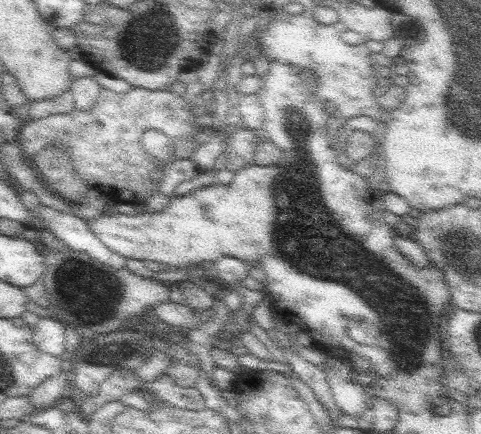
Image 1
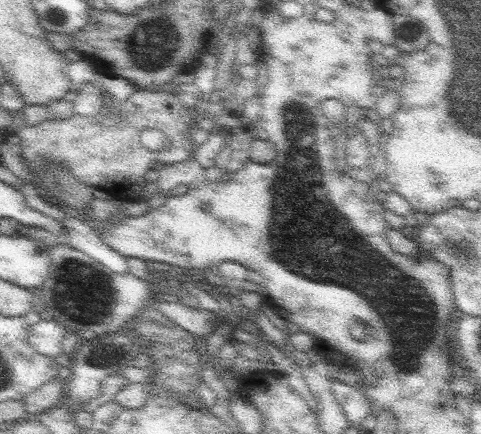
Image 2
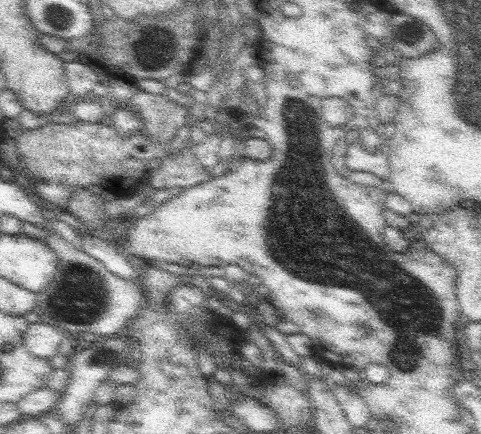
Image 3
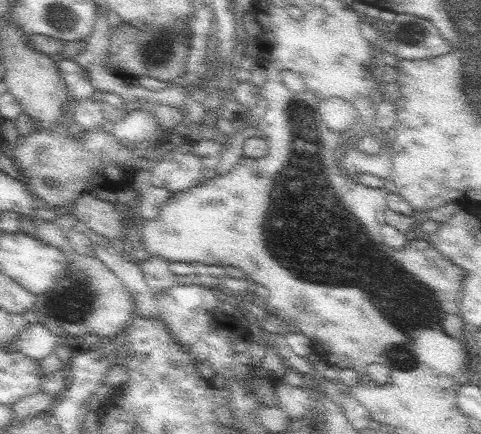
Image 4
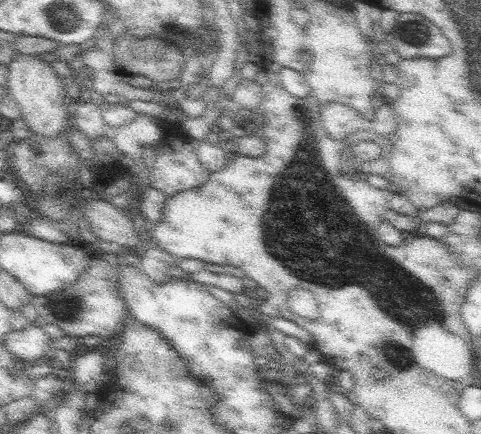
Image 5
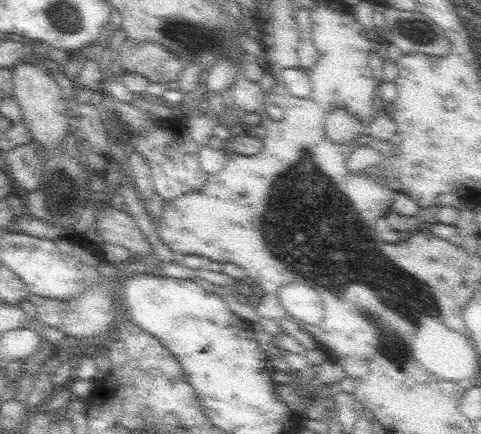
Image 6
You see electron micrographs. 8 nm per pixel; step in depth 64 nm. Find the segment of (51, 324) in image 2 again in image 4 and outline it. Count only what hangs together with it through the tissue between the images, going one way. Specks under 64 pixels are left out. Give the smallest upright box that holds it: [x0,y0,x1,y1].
[11,324,61,360]

